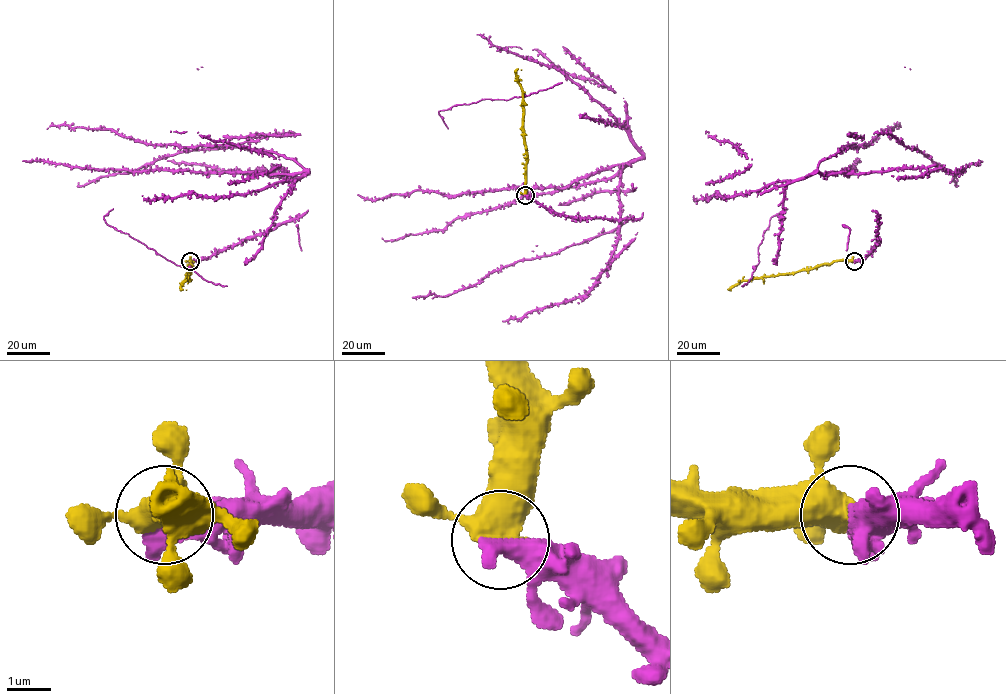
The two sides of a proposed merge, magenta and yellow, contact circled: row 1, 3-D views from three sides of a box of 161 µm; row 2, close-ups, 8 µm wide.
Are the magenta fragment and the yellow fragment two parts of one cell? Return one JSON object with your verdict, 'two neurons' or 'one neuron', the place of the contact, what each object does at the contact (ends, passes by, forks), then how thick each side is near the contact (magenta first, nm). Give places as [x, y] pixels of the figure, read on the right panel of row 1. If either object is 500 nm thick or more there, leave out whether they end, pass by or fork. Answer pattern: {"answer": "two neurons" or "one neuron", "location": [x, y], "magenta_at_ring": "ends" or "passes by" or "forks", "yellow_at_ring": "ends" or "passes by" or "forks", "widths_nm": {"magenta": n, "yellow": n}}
{"answer": "two neurons", "location": [854, 261], "widths_nm": {"magenta": 600, "yellow": 500}}

